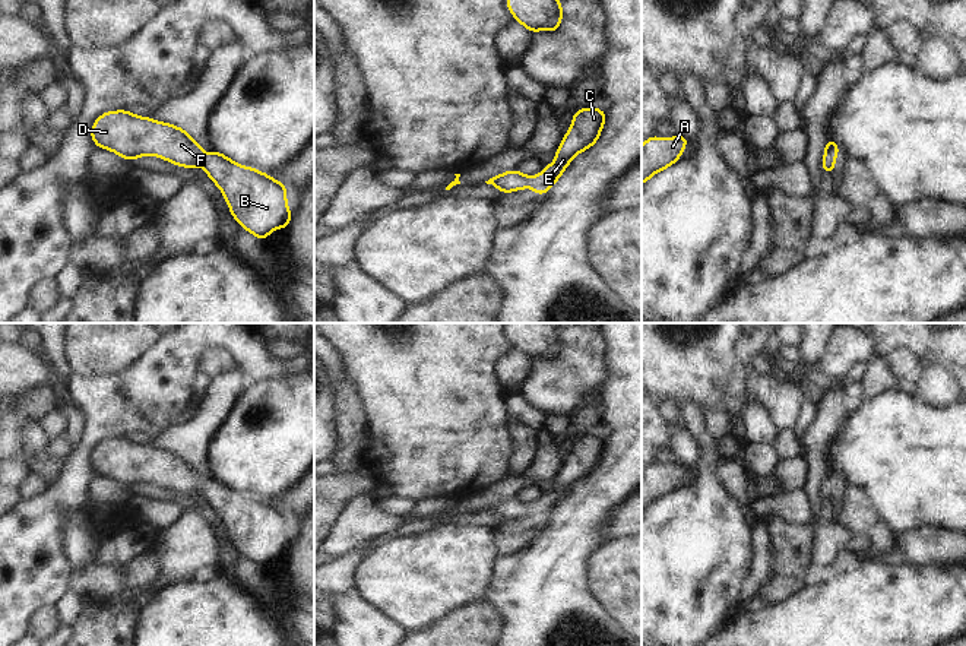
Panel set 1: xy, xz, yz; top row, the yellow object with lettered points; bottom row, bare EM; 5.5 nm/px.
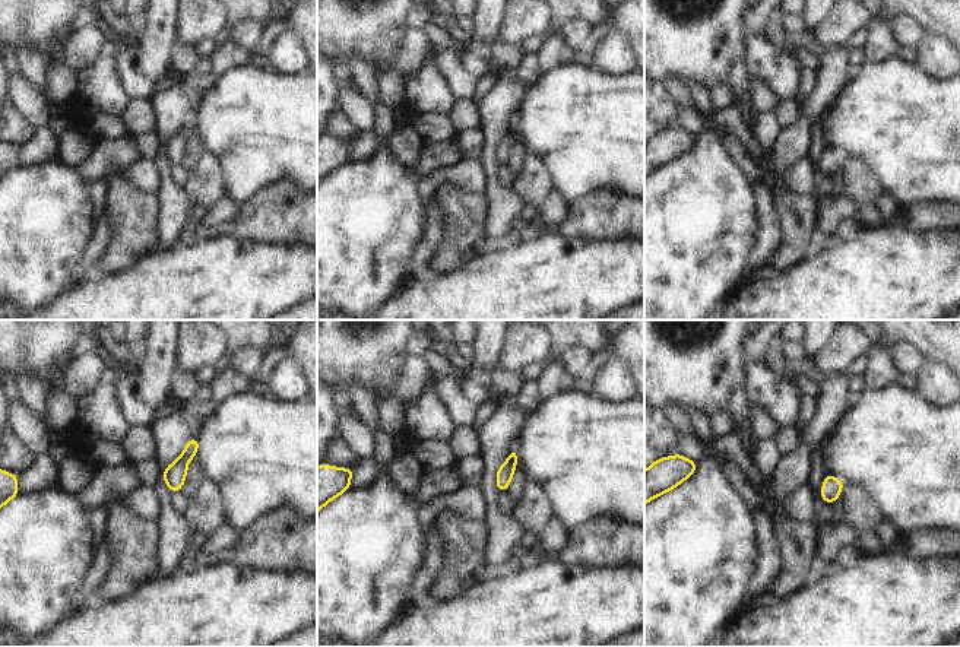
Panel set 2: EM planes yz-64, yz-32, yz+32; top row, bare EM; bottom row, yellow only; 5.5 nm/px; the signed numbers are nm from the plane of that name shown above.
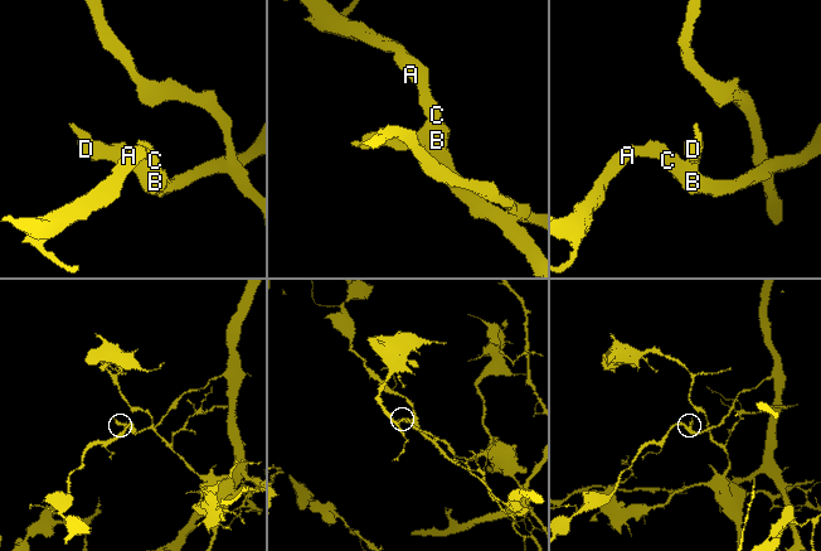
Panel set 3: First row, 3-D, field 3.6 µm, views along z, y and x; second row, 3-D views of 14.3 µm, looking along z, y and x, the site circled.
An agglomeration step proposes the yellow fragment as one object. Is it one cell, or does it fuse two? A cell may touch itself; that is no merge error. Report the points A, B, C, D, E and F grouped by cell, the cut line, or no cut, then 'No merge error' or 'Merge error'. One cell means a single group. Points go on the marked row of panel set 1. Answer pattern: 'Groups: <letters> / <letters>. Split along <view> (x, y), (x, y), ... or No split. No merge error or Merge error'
Groups: A B C D E F. No split. No merge error.

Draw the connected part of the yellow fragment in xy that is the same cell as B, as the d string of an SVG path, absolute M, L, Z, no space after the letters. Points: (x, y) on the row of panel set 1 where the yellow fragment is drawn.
M118 110L99 115L91 129L91 136L96 146L115 152L129 161L153 155L178 167L202 167L222 191L234 219L259 240L265 240L278 228L286 229L292 218L286 203L285 184L262 171L240 165L216 151L205 156L205 149L186 130L177 126Z

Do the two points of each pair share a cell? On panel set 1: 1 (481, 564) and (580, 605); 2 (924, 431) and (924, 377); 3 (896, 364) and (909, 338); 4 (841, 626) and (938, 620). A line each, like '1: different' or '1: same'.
1: different
2: different
3: different
4: same

